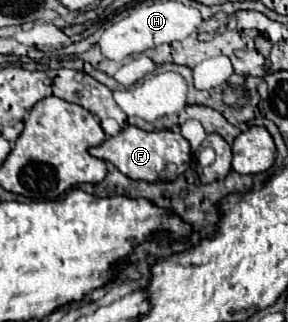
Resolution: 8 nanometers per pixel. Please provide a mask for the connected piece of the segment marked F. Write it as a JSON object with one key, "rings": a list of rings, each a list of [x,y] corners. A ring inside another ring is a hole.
{"rings":[[[127,127],[119,135],[105,139],[101,145],[91,147],[89,153],[93,157],[99,157],[103,161],[113,163],[123,175],[131,179],[141,181],[157,181],[157,179],[175,179],[179,173],[183,173],[191,163],[191,147],[189,141],[171,129],[163,131],[143,131],[139,127]],[[167,165],[175,165],[175,171],[167,171]]]}

